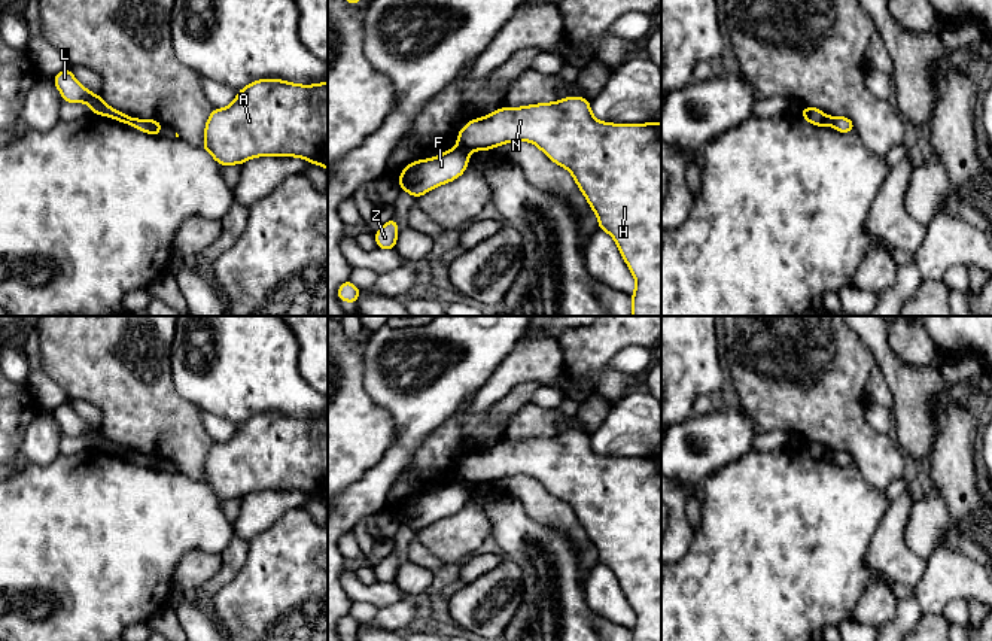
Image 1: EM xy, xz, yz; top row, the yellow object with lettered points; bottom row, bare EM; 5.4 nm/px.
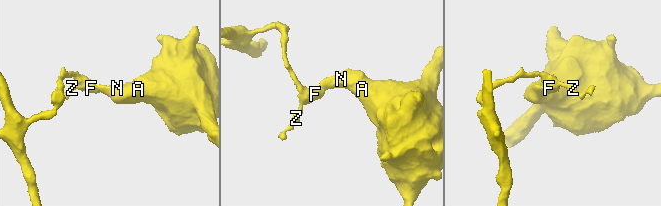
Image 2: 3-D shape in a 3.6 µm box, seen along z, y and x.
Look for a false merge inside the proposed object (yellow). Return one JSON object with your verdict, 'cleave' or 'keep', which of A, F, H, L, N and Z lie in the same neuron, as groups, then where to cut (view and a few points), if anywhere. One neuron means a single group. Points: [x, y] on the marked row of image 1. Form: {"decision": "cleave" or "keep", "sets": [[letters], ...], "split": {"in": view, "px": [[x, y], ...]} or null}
{"decision": "cleave", "sets": [["A", "H", "N"], ["F", "L", "Z"]], "split": {"in": "xz", "px": [[458, 146], [466, 152]]}}

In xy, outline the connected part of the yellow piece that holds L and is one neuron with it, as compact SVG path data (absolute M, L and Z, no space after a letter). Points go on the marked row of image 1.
M70 69L61 70L54 76L54 83L67 103L89 103L91 113L113 118L119 122L130 124L130 116L124 112L112 109L103 101L101 95L92 94L82 86L73 76Z

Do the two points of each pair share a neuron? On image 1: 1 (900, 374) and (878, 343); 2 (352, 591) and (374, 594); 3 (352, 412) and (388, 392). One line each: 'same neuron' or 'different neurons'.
1: same neuron
2: same neuron
3: different neurons

